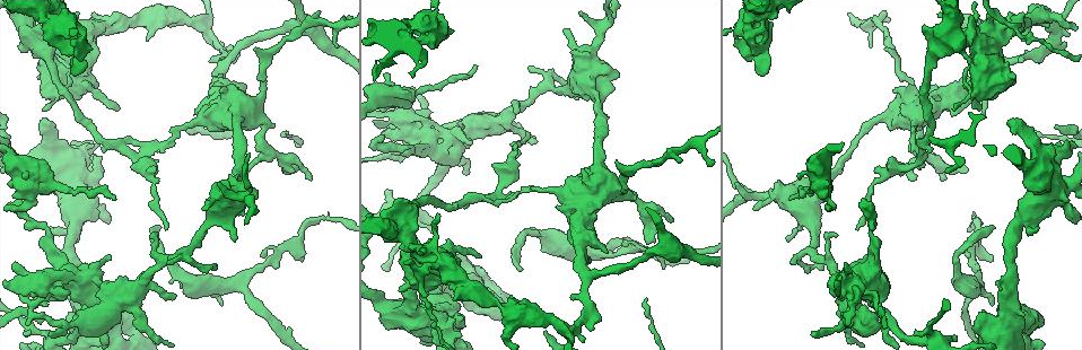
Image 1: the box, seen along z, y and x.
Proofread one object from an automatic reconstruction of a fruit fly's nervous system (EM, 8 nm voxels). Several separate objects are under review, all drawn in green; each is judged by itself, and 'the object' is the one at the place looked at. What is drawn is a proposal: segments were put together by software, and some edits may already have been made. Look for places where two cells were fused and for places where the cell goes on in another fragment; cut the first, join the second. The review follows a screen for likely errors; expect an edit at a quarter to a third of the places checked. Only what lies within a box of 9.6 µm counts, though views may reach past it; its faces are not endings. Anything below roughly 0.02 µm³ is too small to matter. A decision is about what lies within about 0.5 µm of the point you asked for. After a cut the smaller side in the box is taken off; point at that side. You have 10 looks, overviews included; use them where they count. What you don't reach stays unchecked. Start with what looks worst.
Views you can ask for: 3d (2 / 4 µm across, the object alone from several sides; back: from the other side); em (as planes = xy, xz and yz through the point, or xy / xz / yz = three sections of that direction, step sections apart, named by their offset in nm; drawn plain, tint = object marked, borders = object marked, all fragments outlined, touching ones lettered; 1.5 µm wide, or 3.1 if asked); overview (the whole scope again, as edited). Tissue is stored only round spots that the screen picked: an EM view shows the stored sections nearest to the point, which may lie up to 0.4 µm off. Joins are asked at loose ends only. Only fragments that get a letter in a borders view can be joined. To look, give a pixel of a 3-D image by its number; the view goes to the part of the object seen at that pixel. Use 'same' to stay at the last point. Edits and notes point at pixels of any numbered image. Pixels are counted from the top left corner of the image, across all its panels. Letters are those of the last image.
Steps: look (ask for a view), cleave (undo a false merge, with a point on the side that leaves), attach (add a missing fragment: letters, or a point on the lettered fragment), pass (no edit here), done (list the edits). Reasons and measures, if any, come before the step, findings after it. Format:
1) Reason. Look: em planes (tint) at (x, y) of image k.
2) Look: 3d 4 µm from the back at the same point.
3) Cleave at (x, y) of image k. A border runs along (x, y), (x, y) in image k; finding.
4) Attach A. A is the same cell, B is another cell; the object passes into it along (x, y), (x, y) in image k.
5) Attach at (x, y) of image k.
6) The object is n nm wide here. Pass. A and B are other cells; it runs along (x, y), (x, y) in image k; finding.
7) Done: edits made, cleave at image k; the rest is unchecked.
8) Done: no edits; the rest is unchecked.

Branch point. Look: em planes (borders) at (844, 278) of image 1.

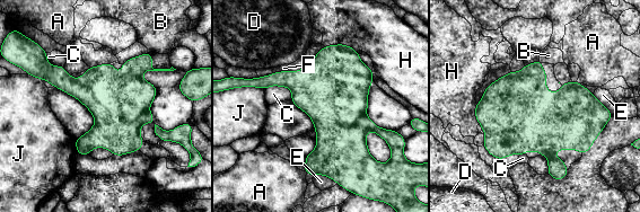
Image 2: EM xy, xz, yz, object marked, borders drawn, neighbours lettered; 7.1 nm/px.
The object is 420 nm wide here. Pass. A, B, C, D, E, F, H and J are other cells; all the same cell.

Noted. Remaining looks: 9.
Thin end. Look: em planes (plain) at (160, 227) of image 1.

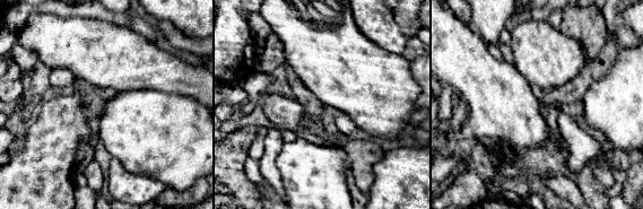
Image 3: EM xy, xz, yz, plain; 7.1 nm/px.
What lies round it. Look: em planes (borders) at the same point.

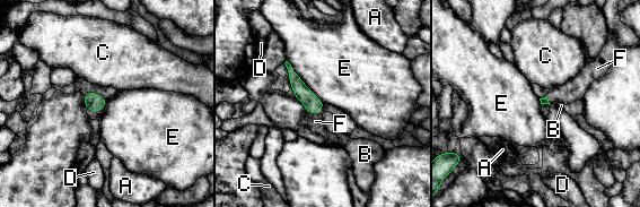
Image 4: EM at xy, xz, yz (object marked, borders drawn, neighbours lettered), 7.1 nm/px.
Attach F. F is the same cell, A, B, C, D and E are other cells; the object passes into it along (313, 104), (315, 112), (315, 121) in image 4; it goes on there.

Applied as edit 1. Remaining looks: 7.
Look: overview.

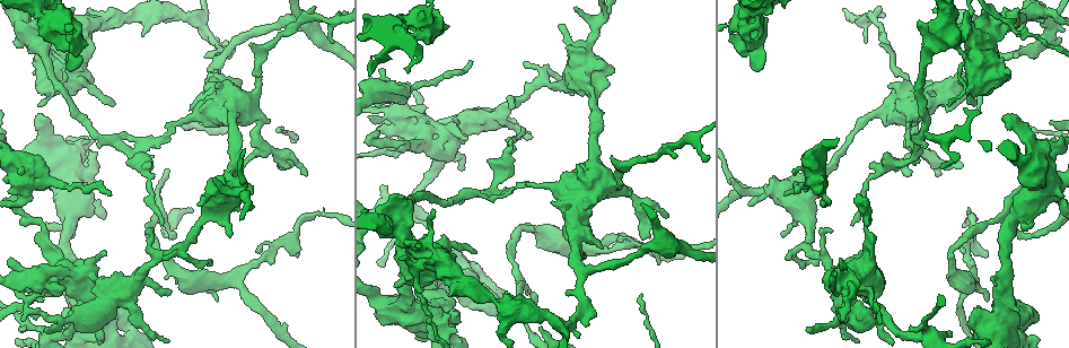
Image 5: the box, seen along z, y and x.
Branch stops here. Look: 3d 4 µm at (45, 223) of image 5.

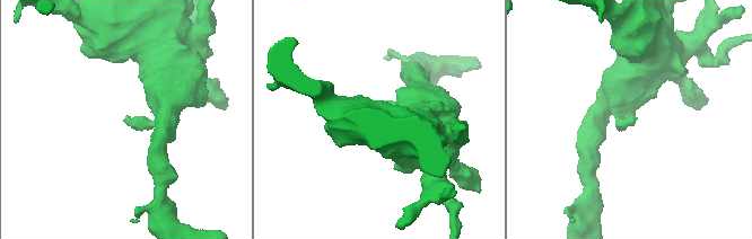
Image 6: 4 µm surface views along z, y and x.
Look: em planes (borders) at (631, 116) of image 6.

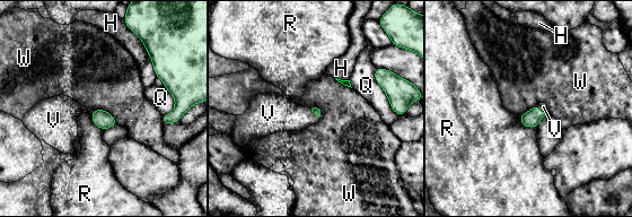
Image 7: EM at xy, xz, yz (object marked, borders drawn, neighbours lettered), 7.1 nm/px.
Attach V. V is the same cell, H, Q, R and W are other cells; the object passes into it along (102, 119), (93, 112), (58, 115) in image 7; it goes on there.

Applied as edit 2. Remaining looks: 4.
Four arms meet. Look: 3d 2 µm at (401, 25) of image 5.

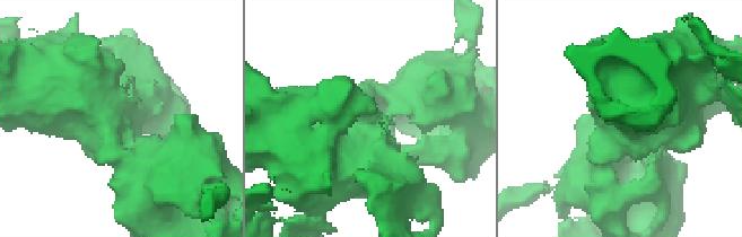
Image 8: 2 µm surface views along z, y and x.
Look: em planes (plain) at (119, 135) of image 8.

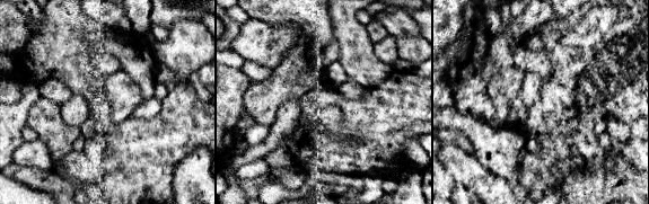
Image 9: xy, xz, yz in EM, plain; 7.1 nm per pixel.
Look: em planes (borders) at the same point.

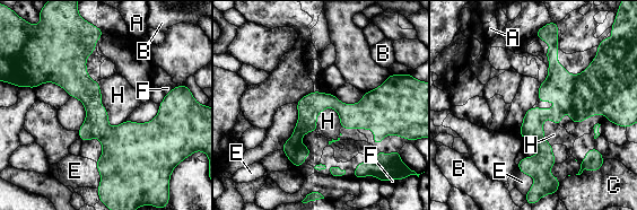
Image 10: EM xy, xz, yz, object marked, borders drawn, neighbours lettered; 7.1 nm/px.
The object is 170 nm wide here. Pass. A, B, C, E, F and H are other cells; a border runs along (333, 107), (317, 115), (317, 130) in image 10; one cell here.

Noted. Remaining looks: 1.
Done: edits made, attach at image 4, attach at image 7; the rest is unchecked.

